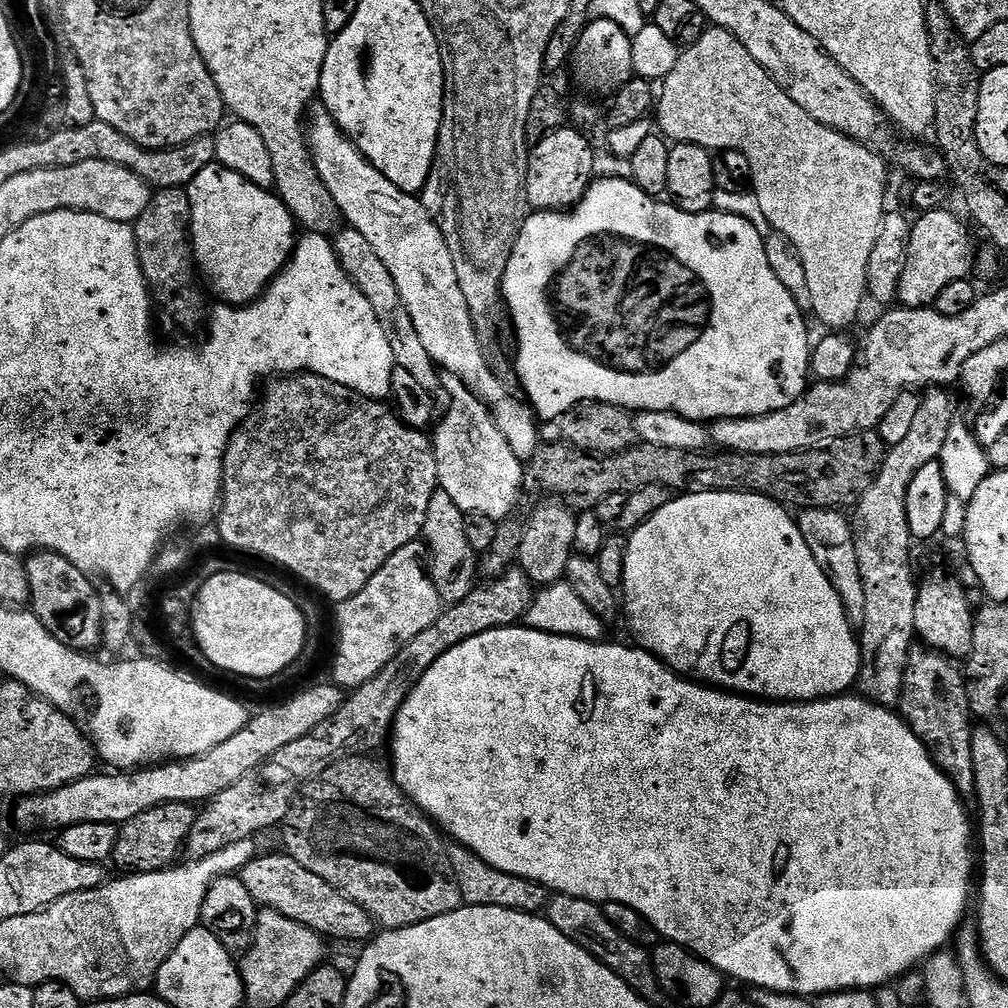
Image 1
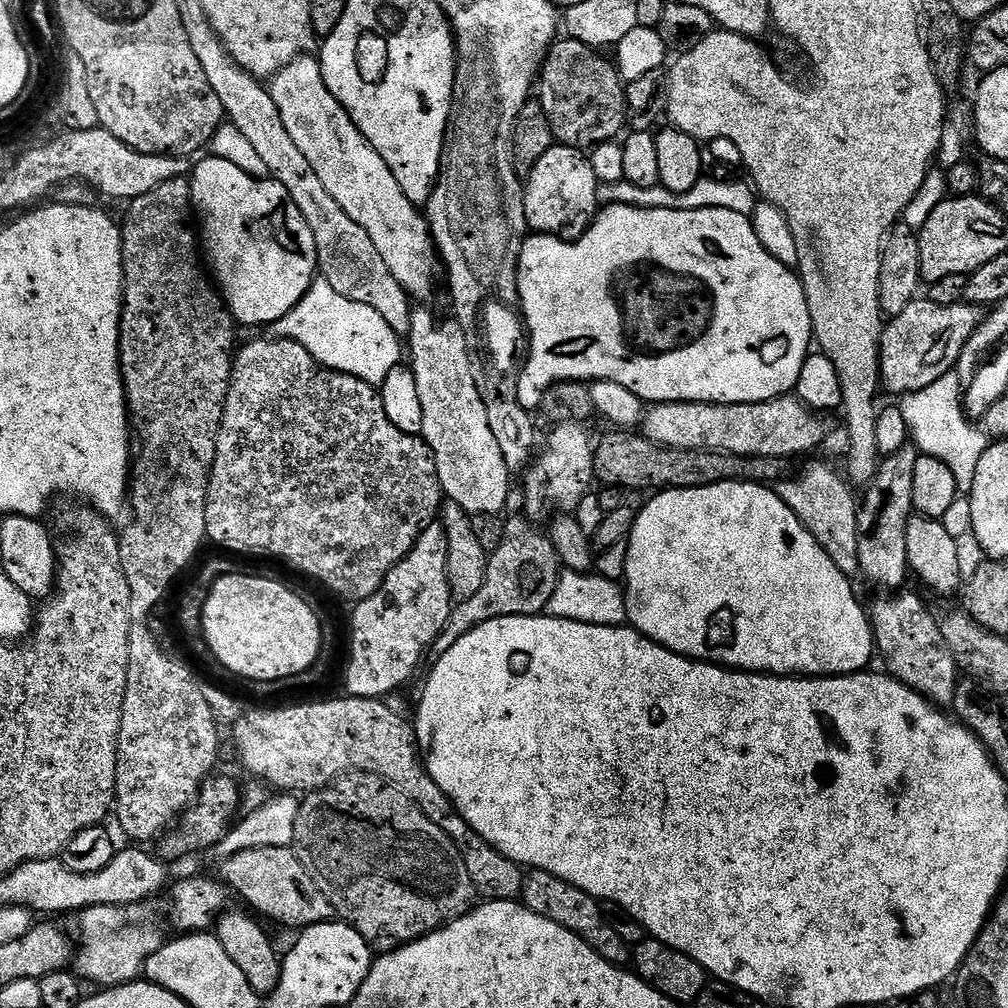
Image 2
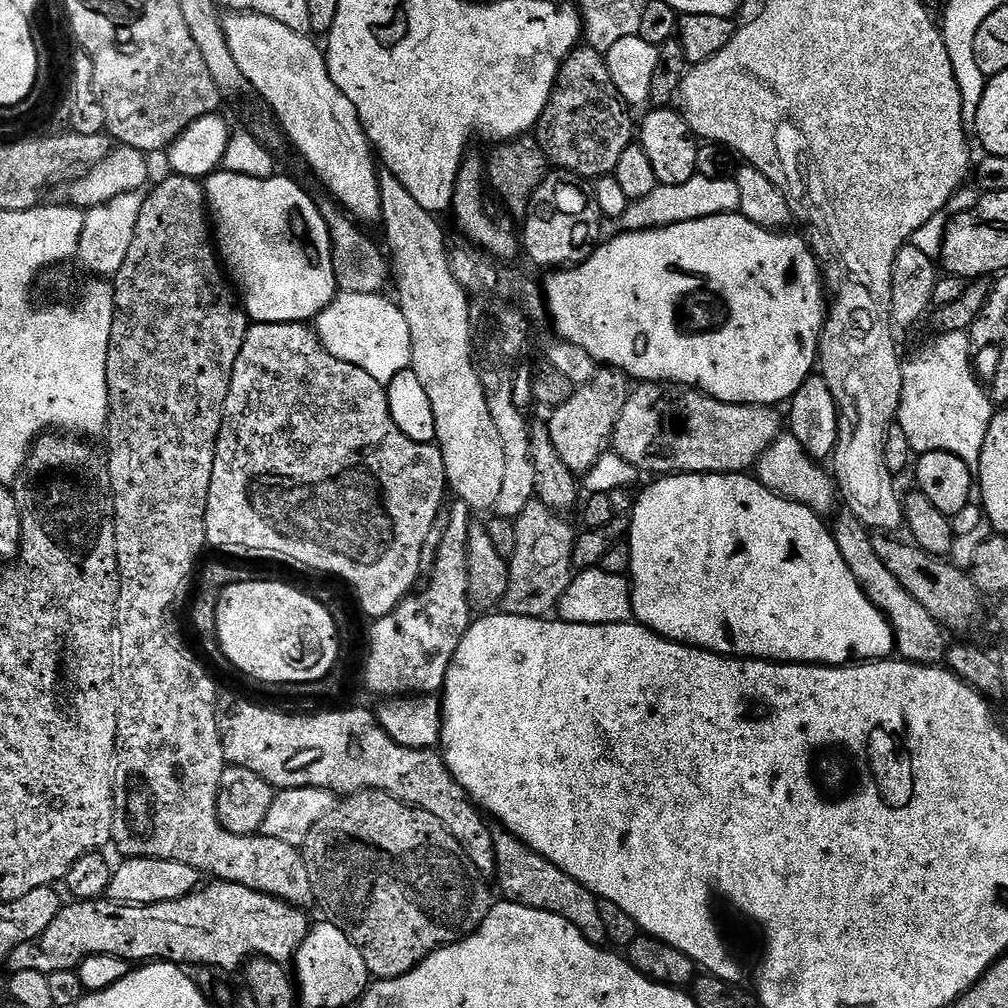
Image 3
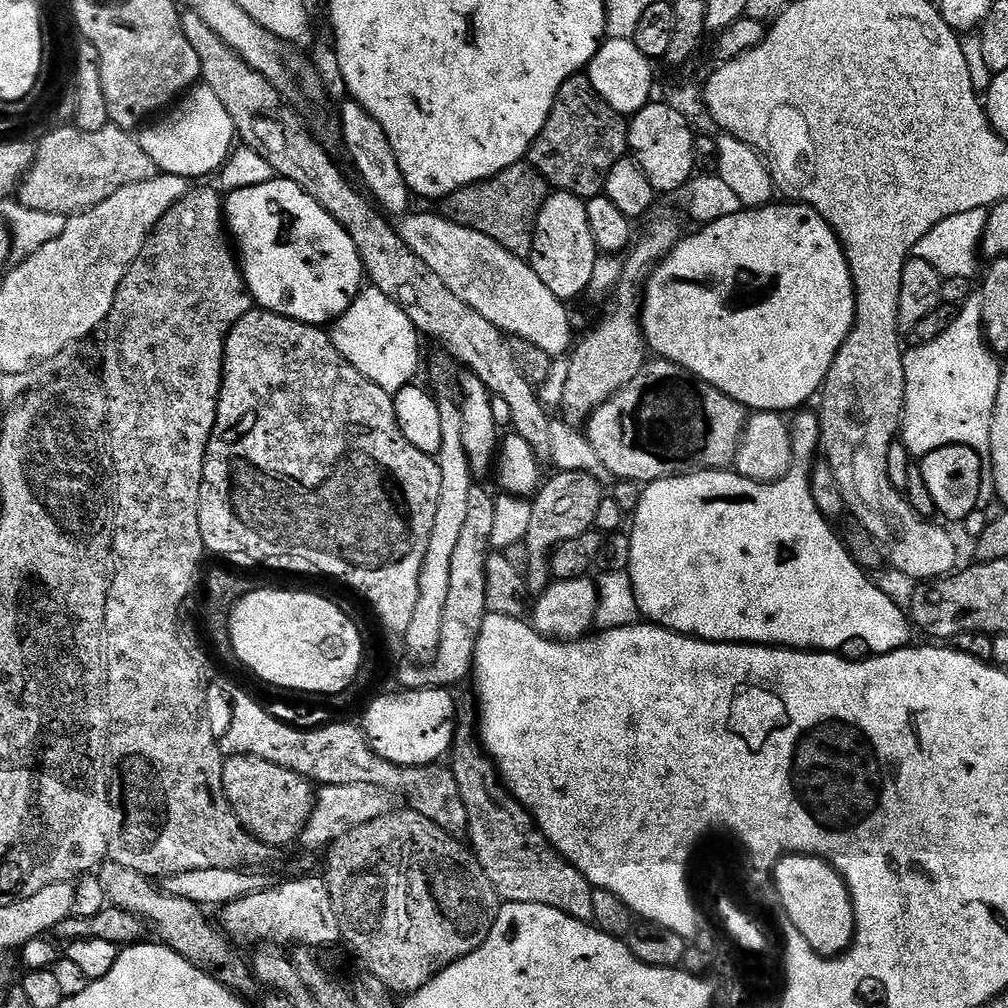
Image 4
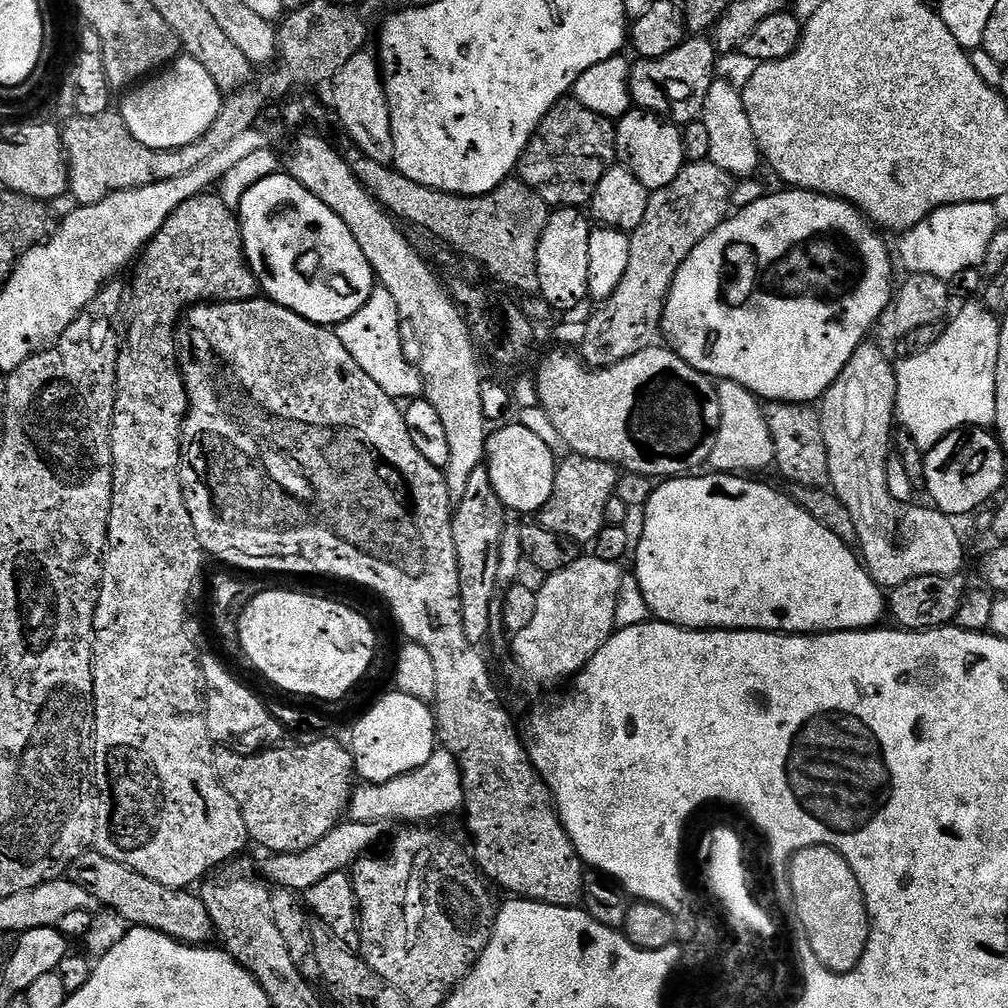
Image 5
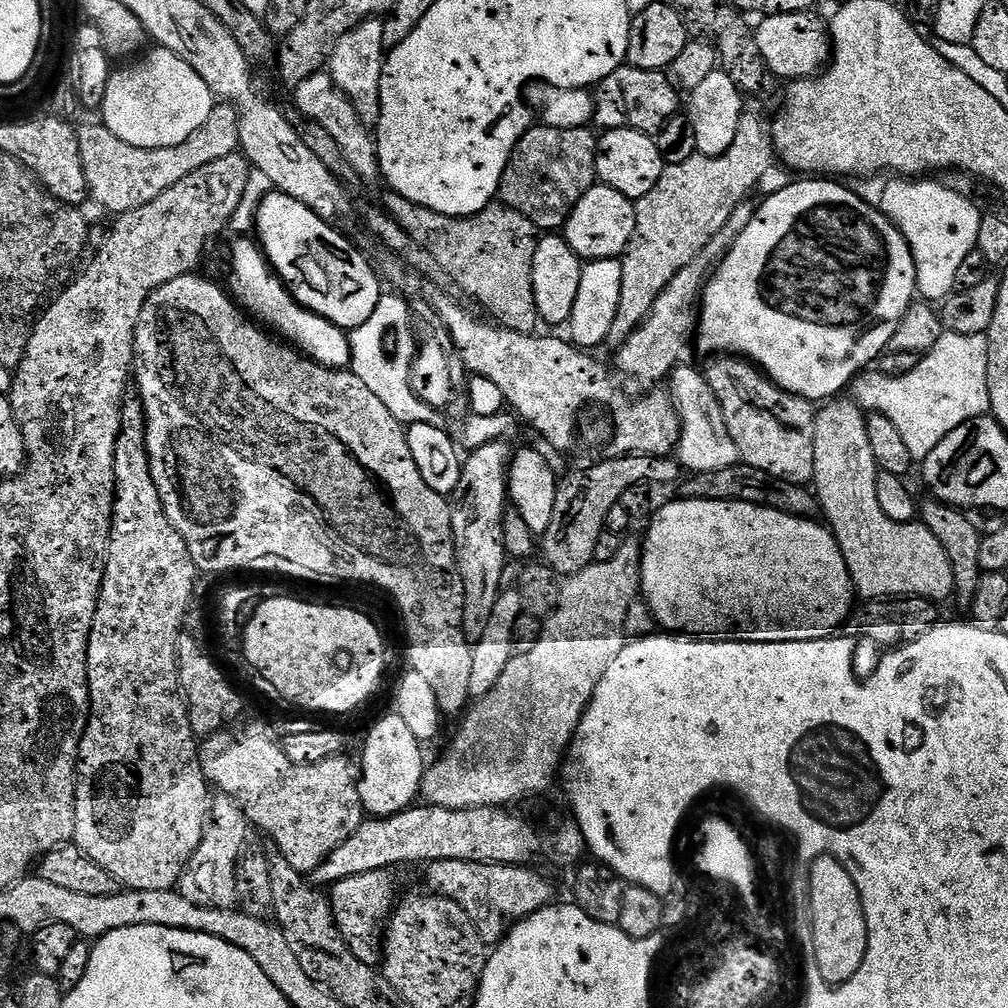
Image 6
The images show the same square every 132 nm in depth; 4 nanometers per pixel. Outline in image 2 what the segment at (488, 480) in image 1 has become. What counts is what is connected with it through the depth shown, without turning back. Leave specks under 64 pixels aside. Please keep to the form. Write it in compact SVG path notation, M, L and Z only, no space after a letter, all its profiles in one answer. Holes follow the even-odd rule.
M420 306L412 313L406 344L412 347L410 367L418 382L418 399L422 402L422 438L432 447L443 495L473 514L503 513L508 504L510 473L498 447L498 438L494 438L494 430L490 430L482 394L478 394L478 386L474 386L464 331L452 318L439 324Z

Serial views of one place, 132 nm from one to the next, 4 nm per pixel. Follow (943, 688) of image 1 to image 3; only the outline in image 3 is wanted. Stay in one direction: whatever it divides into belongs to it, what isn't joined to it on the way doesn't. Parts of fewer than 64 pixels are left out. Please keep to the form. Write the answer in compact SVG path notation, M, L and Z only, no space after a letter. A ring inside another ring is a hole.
M844 510L841 513L832 528L832 537L838 542L842 558L846 558L846 566L850 566L850 574L854 574L870 602L874 602L877 610L883 612L884 617L888 619L888 625L891 626L896 639L895 651L899 659L908 660L911 664L939 665L946 656L944 628L930 616L929 611L902 586L902 583L890 574L890 570L882 562L877 545L872 545L873 533L870 529L852 512Z

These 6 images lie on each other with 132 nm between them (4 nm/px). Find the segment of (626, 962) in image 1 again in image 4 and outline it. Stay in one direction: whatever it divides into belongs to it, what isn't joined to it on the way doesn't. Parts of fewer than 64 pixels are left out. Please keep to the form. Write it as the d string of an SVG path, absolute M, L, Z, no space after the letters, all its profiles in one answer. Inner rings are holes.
M468 696L459 697L456 705L458 723L450 751L450 759L452 758L450 767L458 782L458 788L462 790L462 800L468 815L466 836L467 839L472 839L472 844L470 843L472 855L482 866L486 878L492 884L492 888L501 901L509 904L554 906L554 910L562 910L576 920L591 922L594 918L594 898L592 897L594 889L592 885L570 861L564 859L557 852L556 847L542 835L540 827L536 825L532 815L505 788L503 780L500 779L500 773L497 772L495 764L492 763L491 756L484 751L484 745L478 735L477 712L478 708L473 697L472 700Z

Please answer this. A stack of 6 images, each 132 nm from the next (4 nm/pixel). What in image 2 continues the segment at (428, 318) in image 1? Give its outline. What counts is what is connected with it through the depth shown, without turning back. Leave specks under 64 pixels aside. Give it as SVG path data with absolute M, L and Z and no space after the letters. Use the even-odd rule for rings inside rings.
M305 54L294 63L287 64L279 74L271 77L270 91L274 106L278 106L278 114L282 114L282 122L290 133L290 138L294 138L298 150L302 150L302 155L306 157L306 162L310 162L314 174L318 174L322 186L330 190L330 198L334 198L334 202L338 202L338 206L342 206L342 210L346 210L346 214L350 214L350 218L354 218L354 222L358 222L358 226L362 226L362 230L370 234L370 242L374 242L378 254L382 254L386 261L390 274L398 278L398 282L408 291L409 297L424 302L436 284L435 278L432 277L432 267L438 264L438 249L425 213L412 204L406 194L402 194L402 186L398 186L398 178L394 178L390 166L382 162L378 150L374 150L374 146L370 146L358 126L354 126L350 114L338 102L338 98L330 94L322 78L319 59L315 55Z

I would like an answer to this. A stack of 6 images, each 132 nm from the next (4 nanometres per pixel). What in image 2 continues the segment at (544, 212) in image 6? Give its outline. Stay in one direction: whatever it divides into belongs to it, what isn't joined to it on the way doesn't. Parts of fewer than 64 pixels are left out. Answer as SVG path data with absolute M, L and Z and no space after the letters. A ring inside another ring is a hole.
M560 38L544 57L544 67L538 77L538 99L542 110L546 110L546 118L550 118L552 139L556 144L593 150L600 144L615 141L625 131L628 124L625 81L617 65L599 54L595 47L582 41Z

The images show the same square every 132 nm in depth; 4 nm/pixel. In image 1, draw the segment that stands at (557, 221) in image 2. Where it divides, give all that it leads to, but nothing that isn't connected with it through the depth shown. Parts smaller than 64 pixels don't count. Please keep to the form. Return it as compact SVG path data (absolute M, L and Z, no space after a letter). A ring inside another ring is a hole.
M565 126L546 134L531 145L526 170L526 198L533 209L541 212L563 212L571 209L586 194L588 185L594 179L592 171L597 153L592 150L591 142L580 132L583 131L579 127Z

